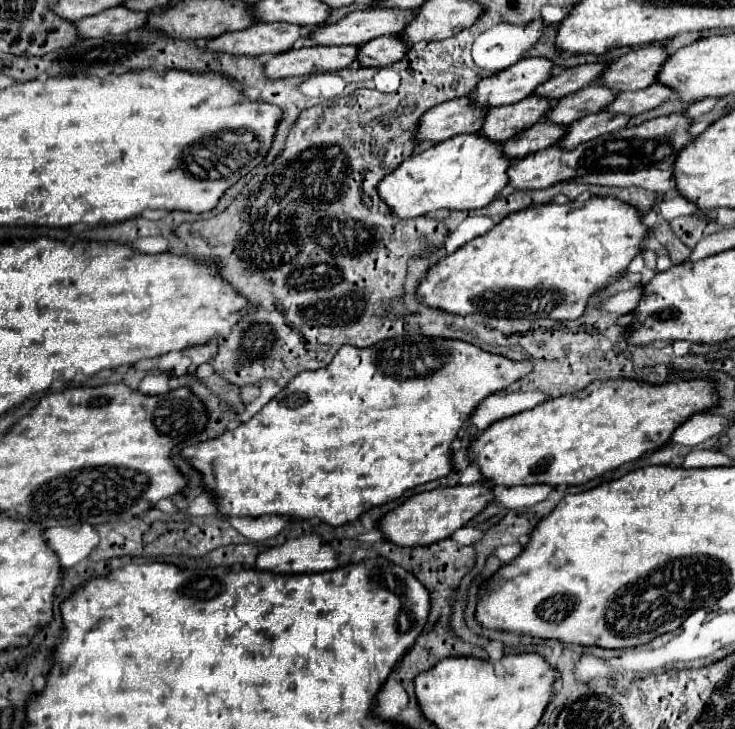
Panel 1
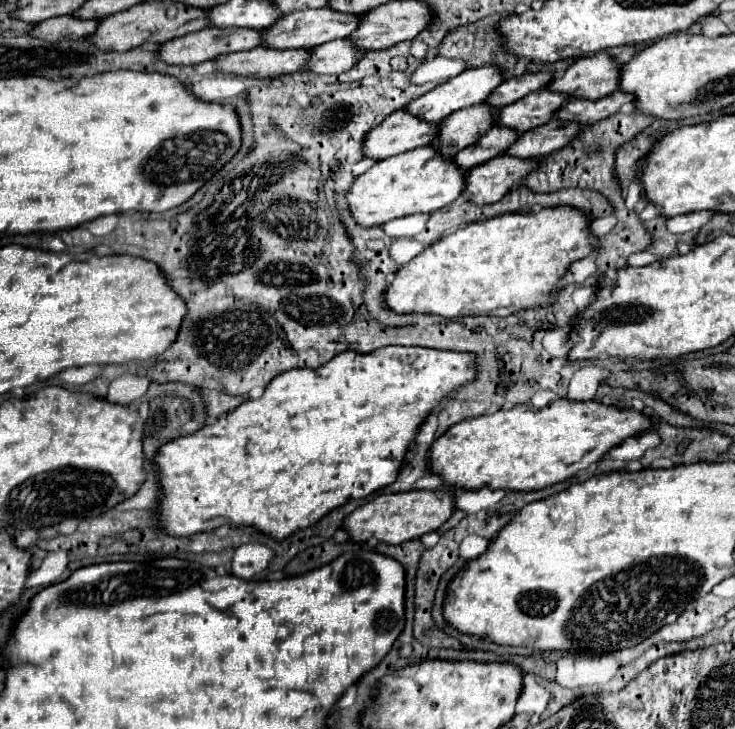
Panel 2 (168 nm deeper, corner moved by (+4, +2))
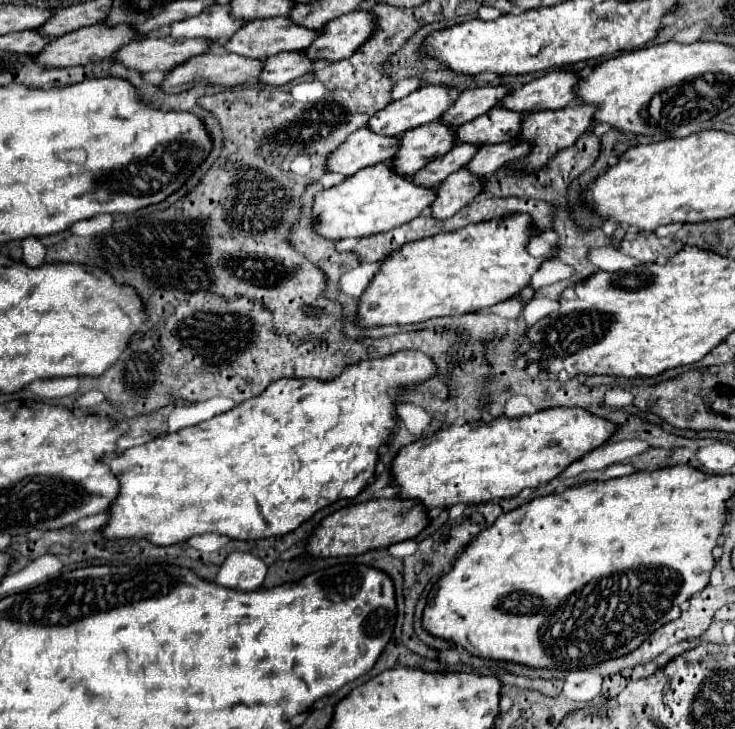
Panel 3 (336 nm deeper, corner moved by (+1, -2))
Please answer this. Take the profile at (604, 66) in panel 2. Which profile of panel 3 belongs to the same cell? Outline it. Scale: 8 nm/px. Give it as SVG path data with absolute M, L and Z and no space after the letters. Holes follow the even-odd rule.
M566 70L548 72L518 90L508 92L500 106L514 112L536 112L536 110L558 110L576 100L574 84L578 82L578 74Z

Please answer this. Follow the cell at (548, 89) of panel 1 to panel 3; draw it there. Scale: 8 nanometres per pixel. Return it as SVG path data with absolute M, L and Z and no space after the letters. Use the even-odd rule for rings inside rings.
M480 86L474 90L464 90L456 98L456 102L440 116L440 122L450 128L470 122L472 118L478 118L494 108L496 102L500 102L508 92L508 86Z

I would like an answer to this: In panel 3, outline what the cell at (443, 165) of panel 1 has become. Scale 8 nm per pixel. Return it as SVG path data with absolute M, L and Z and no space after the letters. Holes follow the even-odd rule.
M374 164L356 174L348 176L344 182L320 190L314 196L312 216L314 216L314 232L326 240L342 240L342 238L364 238L380 232L388 232L396 226L410 222L420 216L424 208L432 204L436 198L434 188L420 188L408 176L400 176L392 172L388 164Z

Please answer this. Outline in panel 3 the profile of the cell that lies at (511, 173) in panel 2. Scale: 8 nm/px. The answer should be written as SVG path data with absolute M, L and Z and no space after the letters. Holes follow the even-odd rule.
M466 168L450 174L444 182L440 182L440 188L436 188L436 202L430 206L430 216L438 220L452 218L460 208L468 204L470 198L480 194L480 188L480 178L472 176Z

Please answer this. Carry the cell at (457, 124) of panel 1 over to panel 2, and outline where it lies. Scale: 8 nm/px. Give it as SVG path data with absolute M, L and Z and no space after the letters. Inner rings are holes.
M397 110L397 114L391 114L367 134L363 152L369 158L383 160L433 142L437 142L435 122L421 122L421 118L413 118L413 114L405 114L405 110Z

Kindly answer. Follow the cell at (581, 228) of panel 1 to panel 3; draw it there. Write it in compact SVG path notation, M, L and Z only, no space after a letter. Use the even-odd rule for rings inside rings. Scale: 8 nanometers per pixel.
M514 214L402 244L382 260L370 286L362 292L356 326L414 324L436 316L466 314L516 296L530 284L530 276L540 264L554 256L530 256L526 250L528 238L532 238L530 216Z

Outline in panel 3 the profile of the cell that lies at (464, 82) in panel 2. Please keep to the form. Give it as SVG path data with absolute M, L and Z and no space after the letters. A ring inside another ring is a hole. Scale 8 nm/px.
M422 86L416 92L390 102L368 120L368 128L382 136L400 136L406 130L434 122L456 100L448 86Z

